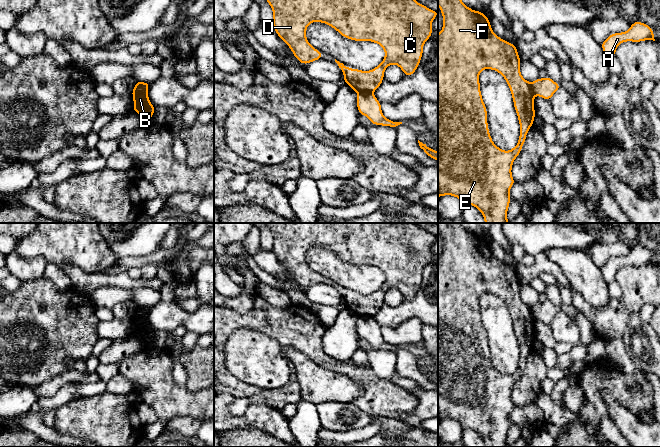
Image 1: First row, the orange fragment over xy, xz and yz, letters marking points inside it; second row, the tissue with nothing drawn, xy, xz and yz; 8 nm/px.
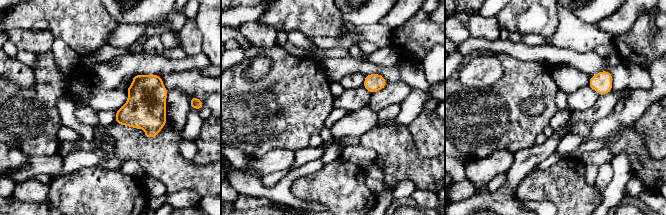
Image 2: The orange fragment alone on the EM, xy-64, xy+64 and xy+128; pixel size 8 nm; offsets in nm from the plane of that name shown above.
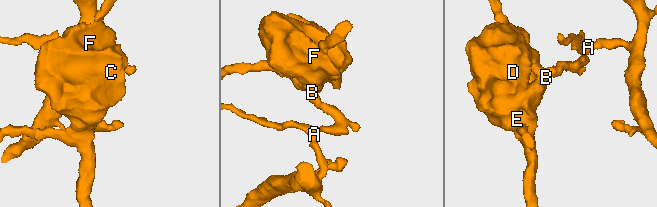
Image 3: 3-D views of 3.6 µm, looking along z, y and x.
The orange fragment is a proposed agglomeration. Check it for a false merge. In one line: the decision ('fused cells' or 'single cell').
fused cells

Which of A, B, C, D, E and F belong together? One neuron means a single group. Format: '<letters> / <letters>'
A / B C D E F

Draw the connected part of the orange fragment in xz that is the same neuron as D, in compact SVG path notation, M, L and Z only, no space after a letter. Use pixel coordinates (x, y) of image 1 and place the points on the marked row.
M266 0L266 1L269 3L269 5L273 10L274 30L276 31L277 35L289 46L289 48L292 50L293 55L302 64L309 64L312 61L316 61L318 59L323 58L322 53L316 48L312 47L306 38L306 29L311 22L326 23L327 25L331 26L336 31L338 31L343 37L350 40L371 41L374 43L378 43L385 50L385 58L383 59L380 65L378 65L377 67L375 67L370 71L362 71L359 69L348 68L343 63L340 63L335 59L335 62L338 64L339 68L342 69L342 73L344 74L344 83L349 85L357 93L366 93L366 94L373 93L381 85L381 83L383 82L385 69L391 64L398 65L406 76L411 76L414 74L417 67L419 66L421 57L423 55L423 45L432 35L432 28L431 28L432 21L438 15L438 12L429 9L428 7L418 3L415 0Z

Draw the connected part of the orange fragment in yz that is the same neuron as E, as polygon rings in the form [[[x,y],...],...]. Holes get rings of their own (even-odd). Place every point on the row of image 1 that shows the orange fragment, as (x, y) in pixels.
[[[438,0],[438,6],[444,22],[442,31],[438,34],[438,197],[452,195],[464,204],[475,206],[483,214],[485,223],[509,223],[507,220],[511,201],[509,190],[515,183],[511,173],[512,164],[520,154],[535,118],[535,94],[532,83],[526,81],[520,73],[521,59],[517,47],[499,38],[492,31],[486,15],[481,11],[472,10],[461,0]],[[484,69],[492,69],[500,73],[511,91],[520,124],[520,135],[517,145],[509,151],[497,147],[488,131],[487,110],[478,78]]]

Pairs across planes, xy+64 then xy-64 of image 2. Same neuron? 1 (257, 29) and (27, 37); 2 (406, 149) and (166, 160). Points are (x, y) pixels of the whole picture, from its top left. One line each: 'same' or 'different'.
1: same
2: same

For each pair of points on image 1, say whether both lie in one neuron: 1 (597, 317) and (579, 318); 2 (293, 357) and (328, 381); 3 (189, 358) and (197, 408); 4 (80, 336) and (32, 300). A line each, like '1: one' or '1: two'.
1: two
2: one
3: two
4: one

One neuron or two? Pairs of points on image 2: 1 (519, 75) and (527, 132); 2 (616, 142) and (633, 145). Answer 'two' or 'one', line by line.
1: one
2: one

